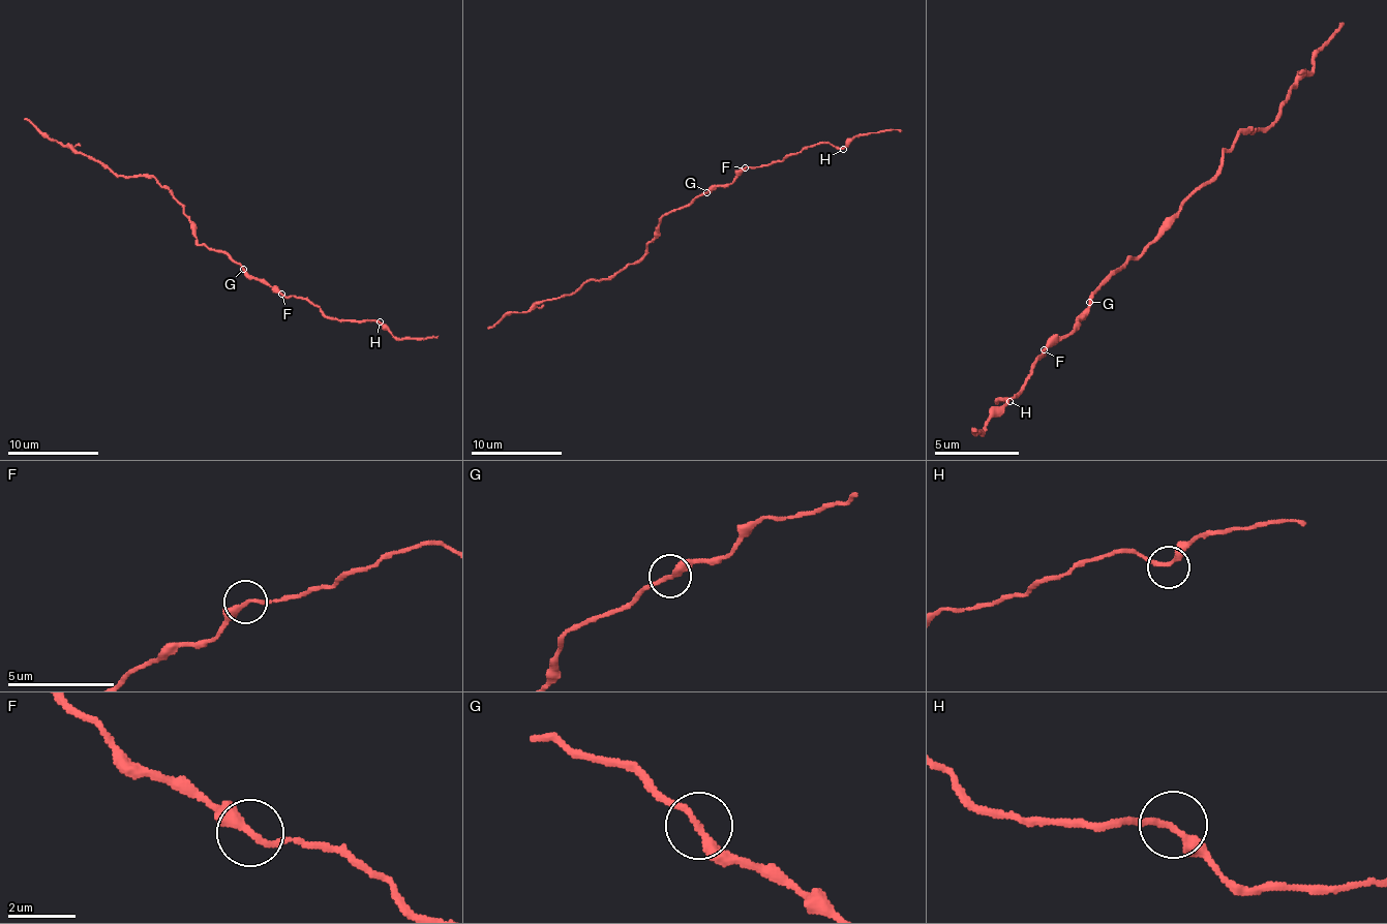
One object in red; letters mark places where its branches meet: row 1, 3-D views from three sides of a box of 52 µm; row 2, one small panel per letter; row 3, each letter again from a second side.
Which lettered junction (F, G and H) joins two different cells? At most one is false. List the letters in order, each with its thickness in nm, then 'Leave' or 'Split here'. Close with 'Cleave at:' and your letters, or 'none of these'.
F: Thickness 240 nm. Leave
G: Thickness 240 nm. Split here
H: Thickness 200 nm. Leave
Cleave at: G

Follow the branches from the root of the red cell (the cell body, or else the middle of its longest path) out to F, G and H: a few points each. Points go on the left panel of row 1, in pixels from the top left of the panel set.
F: (211, 250), (224, 253), (249, 276), (263, 278), (281, 294)
G: (211, 250), (224, 253), (243, 269)
H: (211, 250), (224, 253), (249, 276), (263, 278), (283, 297), (300, 297), (311, 301), (327, 316), (380, 321)

